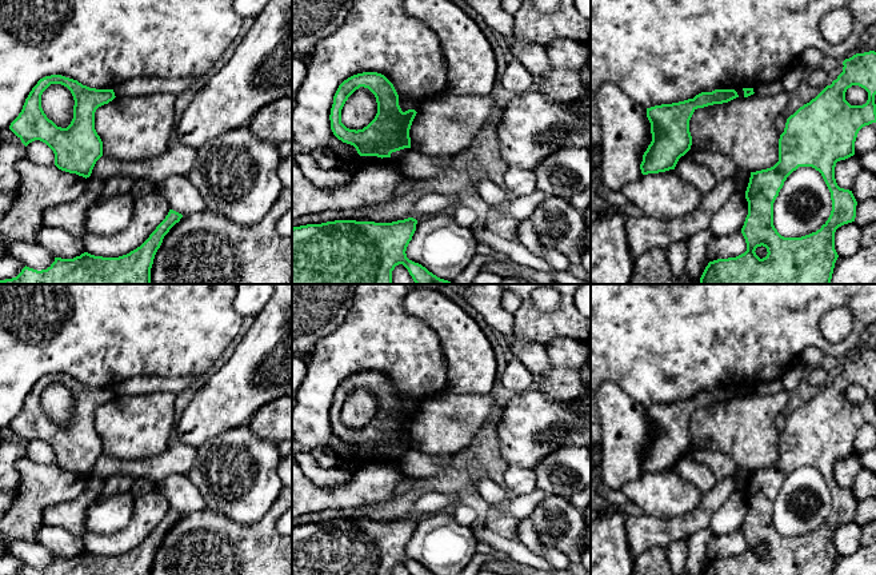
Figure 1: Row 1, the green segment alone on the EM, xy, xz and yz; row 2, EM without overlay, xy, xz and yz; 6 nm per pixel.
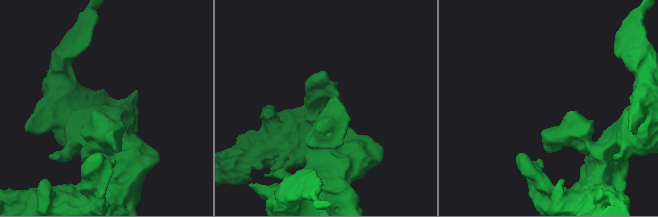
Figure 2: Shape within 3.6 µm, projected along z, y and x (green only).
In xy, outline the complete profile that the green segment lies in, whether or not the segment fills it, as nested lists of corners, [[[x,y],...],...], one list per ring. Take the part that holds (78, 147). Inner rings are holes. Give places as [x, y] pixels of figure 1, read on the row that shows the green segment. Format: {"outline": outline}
{"outline": [[[61,75],[45,76],[32,88],[9,129],[25,147],[35,140],[45,143],[53,151],[59,169],[87,179],[103,156],[103,141],[95,129],[95,112],[115,97],[113,89],[89,88]],[[51,84],[67,87],[73,96],[73,119],[67,128],[57,127],[41,108],[41,95]]]}

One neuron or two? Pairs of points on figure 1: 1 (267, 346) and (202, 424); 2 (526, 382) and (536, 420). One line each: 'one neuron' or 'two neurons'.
1: one neuron
2: two neurons

